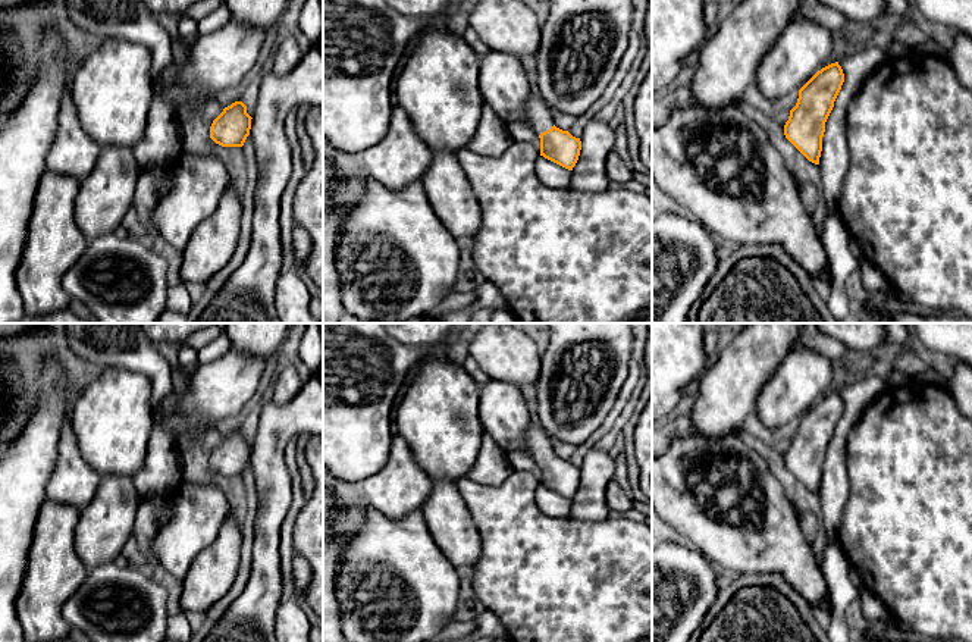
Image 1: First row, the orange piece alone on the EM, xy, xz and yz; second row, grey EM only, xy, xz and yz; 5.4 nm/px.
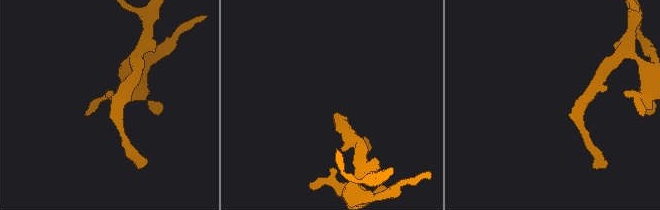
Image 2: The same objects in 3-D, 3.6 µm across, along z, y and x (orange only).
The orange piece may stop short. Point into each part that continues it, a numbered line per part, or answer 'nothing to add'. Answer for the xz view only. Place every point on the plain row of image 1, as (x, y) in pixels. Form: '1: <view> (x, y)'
1: xz (538, 444)

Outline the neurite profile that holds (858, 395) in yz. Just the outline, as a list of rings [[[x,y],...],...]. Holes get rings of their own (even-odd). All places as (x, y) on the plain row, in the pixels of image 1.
[[[859,373],[853,382],[838,389],[844,403],[844,411],[825,451],[822,480],[818,494],[822,511],[822,527],[830,541],[837,541],[838,538],[841,516],[850,494],[846,457],[847,436],[862,413],[885,388],[885,379]]]

